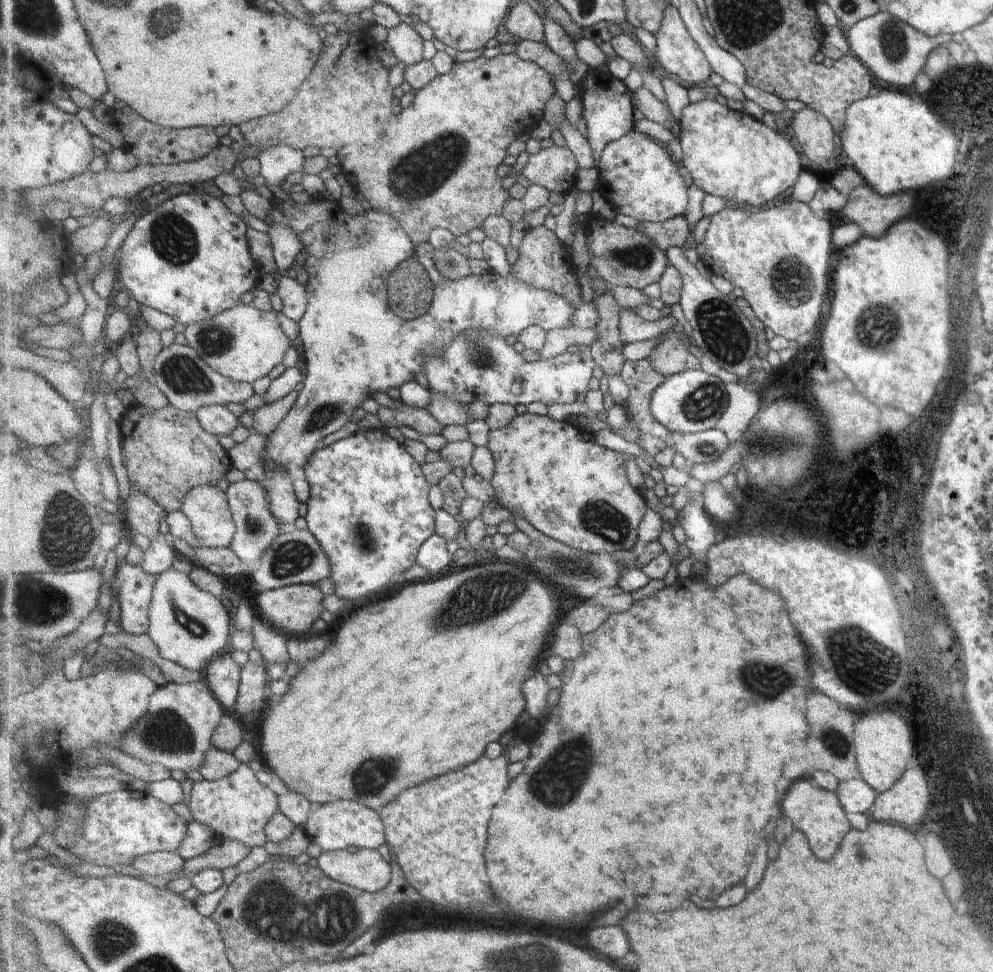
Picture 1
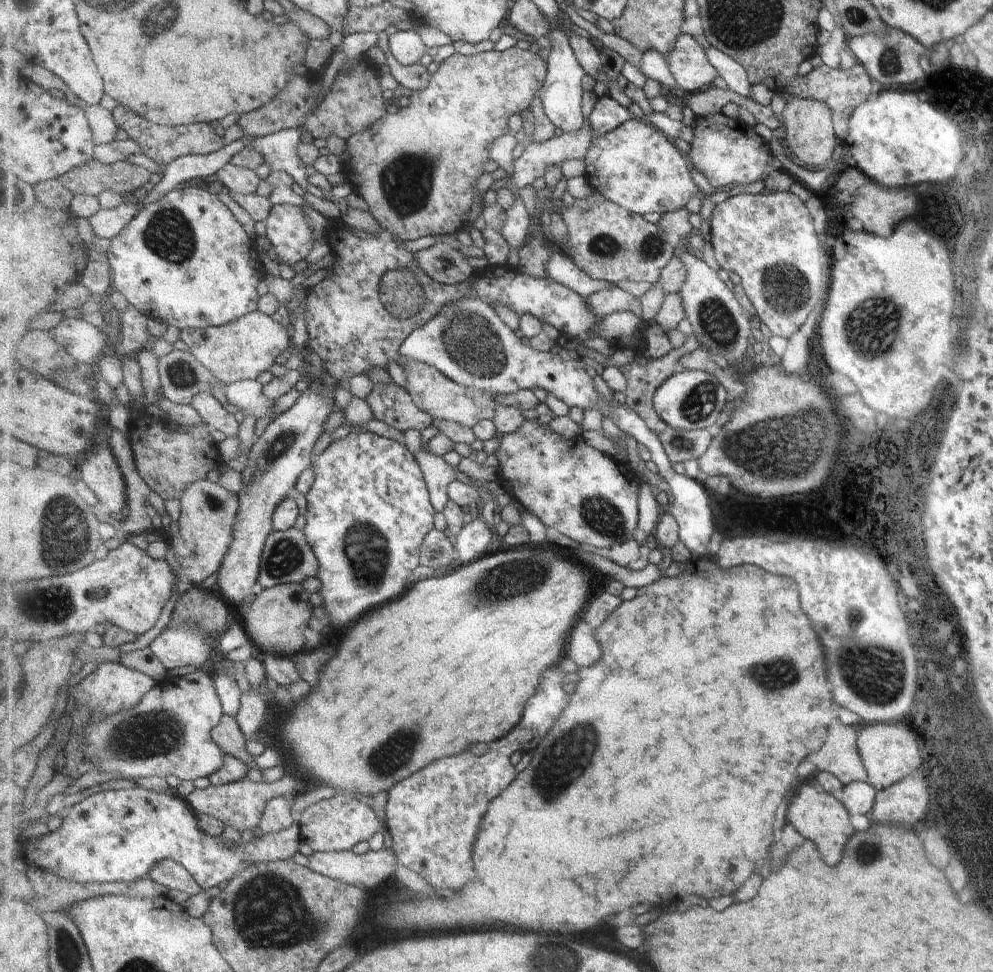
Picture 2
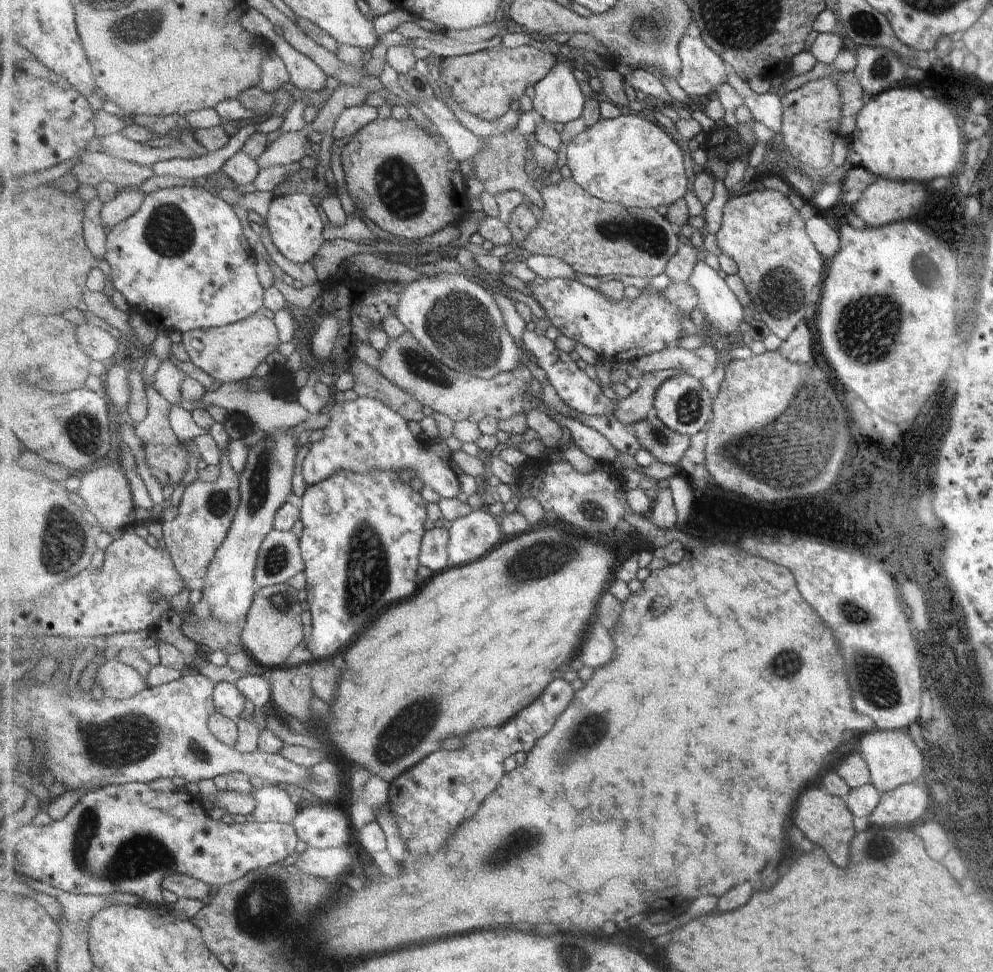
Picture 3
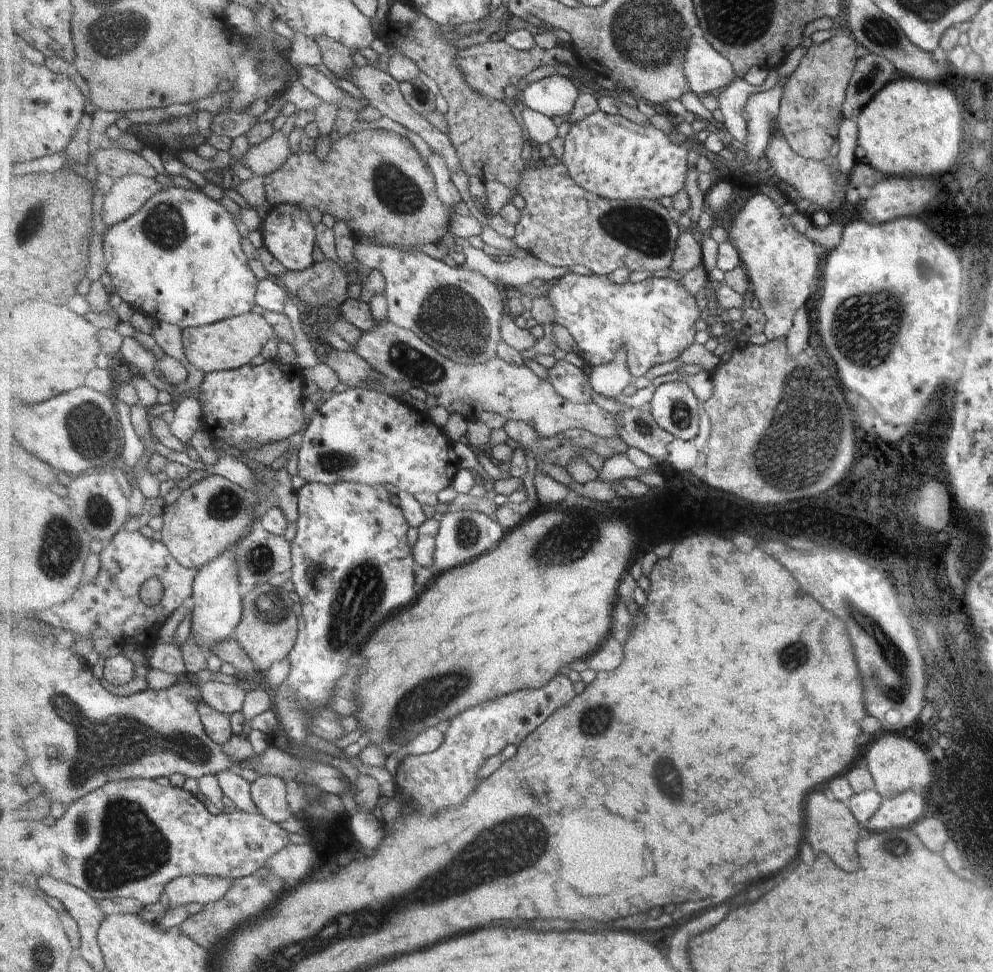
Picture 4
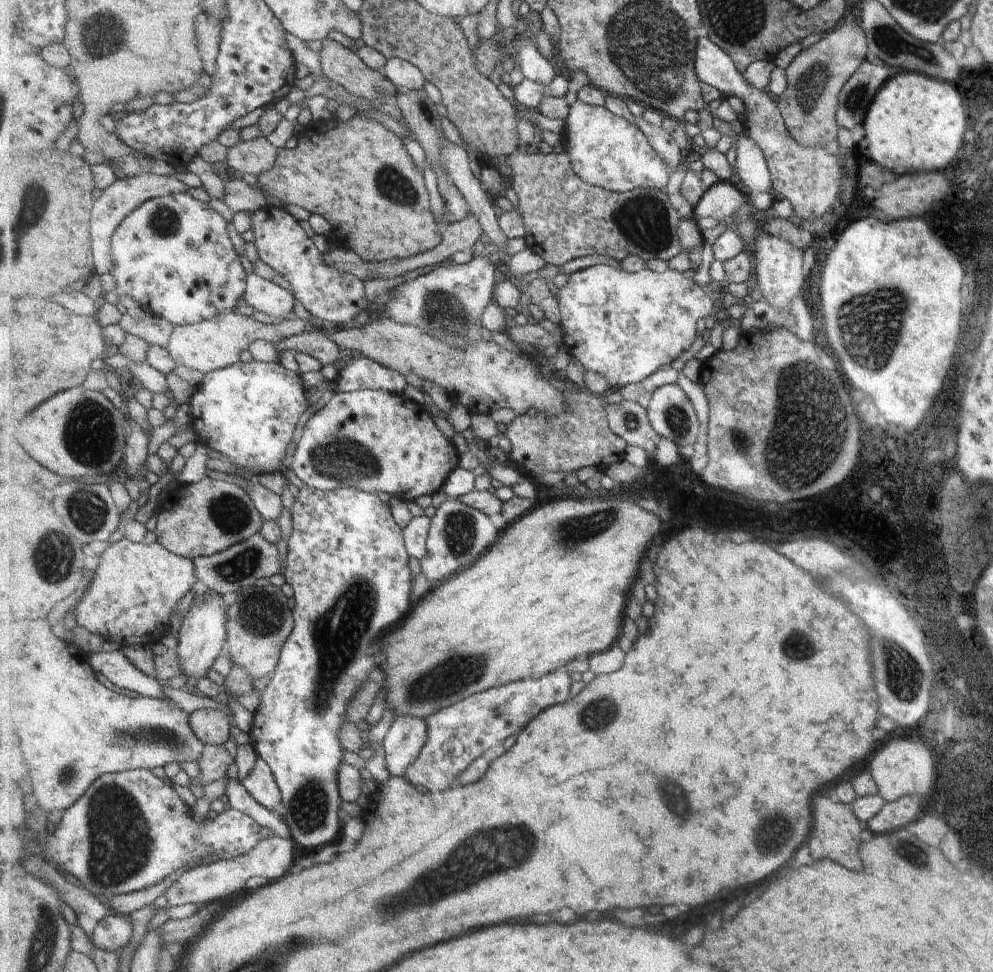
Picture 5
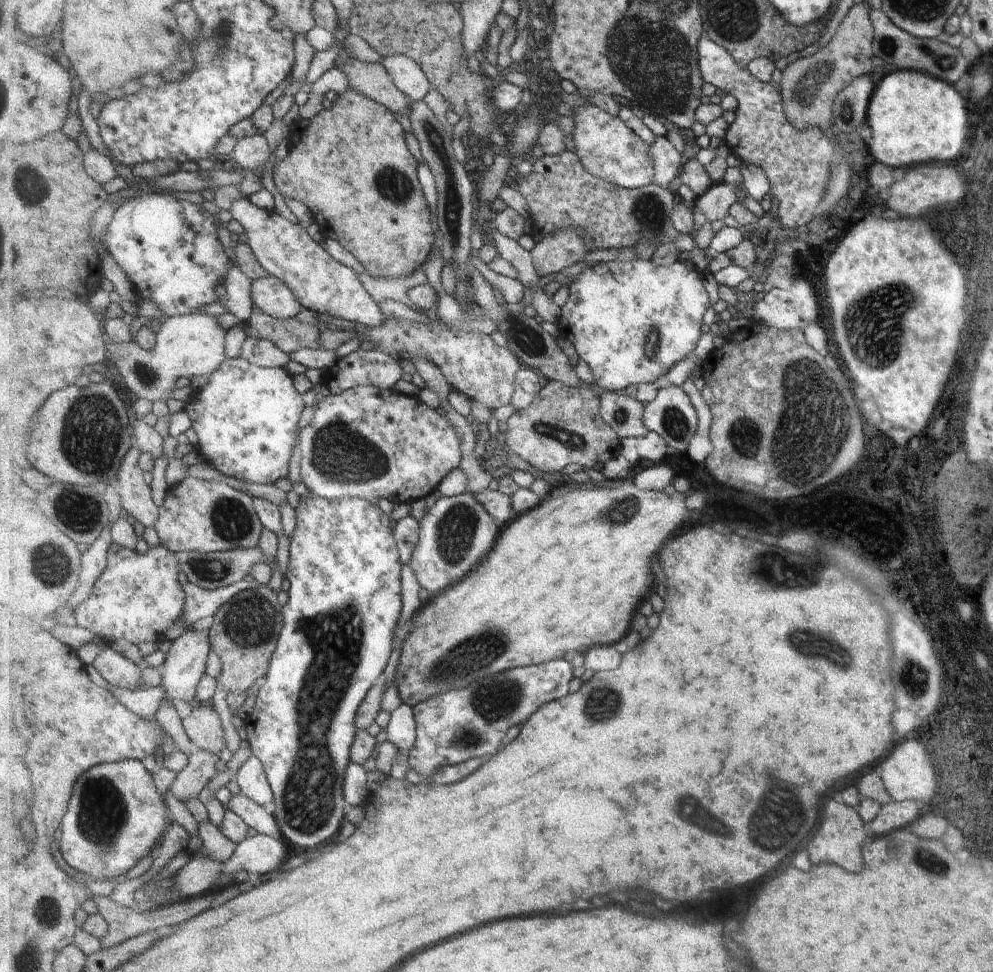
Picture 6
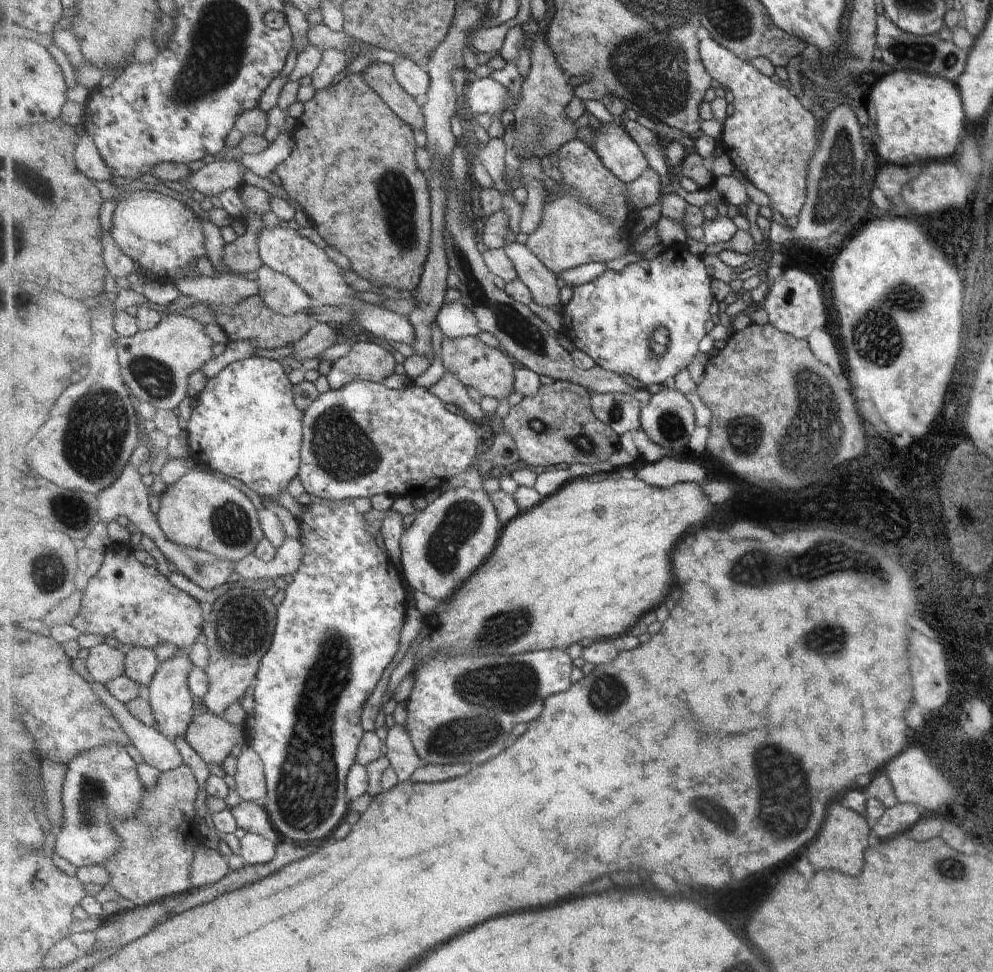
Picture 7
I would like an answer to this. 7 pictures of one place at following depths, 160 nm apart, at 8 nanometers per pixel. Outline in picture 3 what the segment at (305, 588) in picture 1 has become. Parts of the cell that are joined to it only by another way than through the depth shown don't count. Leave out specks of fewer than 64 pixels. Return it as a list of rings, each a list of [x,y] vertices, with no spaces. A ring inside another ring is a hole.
[[[288,583],[260,587],[254,598],[250,613],[245,617],[239,630],[245,650],[257,663],[268,669],[285,666],[291,652],[303,642],[303,624],[301,624],[301,606],[297,599],[297,589]]]

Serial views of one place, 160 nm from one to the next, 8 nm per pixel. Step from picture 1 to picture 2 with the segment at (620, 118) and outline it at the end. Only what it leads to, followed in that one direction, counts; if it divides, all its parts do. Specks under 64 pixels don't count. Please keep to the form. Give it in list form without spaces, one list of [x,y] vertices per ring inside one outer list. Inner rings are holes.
[[[611,94],[597,98],[595,106],[589,115],[590,125],[594,130],[594,138],[602,139],[607,133],[625,125],[634,116]]]

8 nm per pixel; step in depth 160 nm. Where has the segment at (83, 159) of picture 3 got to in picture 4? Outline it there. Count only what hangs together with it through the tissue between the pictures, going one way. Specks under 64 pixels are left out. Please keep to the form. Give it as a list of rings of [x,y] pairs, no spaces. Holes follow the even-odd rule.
[[[111,148],[92,152],[89,160],[95,166],[97,174],[103,172],[115,180],[129,175],[141,175],[147,178],[155,178],[157,170],[139,153]]]

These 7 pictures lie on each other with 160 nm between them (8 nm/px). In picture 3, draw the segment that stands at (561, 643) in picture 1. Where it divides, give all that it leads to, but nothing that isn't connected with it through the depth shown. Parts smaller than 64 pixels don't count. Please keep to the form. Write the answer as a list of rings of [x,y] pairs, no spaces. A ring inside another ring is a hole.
[[[598,620],[591,624],[583,641],[583,650],[580,650],[578,660],[589,668],[601,668],[613,660],[615,654],[615,641]]]

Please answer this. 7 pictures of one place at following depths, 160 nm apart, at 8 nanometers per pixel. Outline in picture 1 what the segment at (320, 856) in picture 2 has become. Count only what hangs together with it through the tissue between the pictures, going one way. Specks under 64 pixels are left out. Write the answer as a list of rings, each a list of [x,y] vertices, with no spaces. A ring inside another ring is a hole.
[[[377,849],[324,851],[316,862],[335,881],[370,893],[387,888],[392,881],[392,863]]]

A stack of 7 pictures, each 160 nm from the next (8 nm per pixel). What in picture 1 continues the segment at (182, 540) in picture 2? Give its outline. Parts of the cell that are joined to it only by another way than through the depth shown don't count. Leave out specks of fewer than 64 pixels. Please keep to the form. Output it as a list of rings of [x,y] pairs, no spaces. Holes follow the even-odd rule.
[[[201,485],[190,490],[186,496],[182,511],[191,520],[193,532],[205,547],[227,548],[233,544],[237,525],[234,521],[226,492],[222,492],[213,485]]]

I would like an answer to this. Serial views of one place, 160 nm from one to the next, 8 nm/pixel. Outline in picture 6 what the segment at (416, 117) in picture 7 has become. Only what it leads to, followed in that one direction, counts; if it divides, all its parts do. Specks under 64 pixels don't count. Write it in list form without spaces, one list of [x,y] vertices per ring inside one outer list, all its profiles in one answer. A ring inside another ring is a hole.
[[[350,56],[336,60],[336,66],[349,79],[350,88],[371,100],[390,108],[394,113],[408,116],[410,106],[415,102],[391,80],[382,62],[368,63]]]

